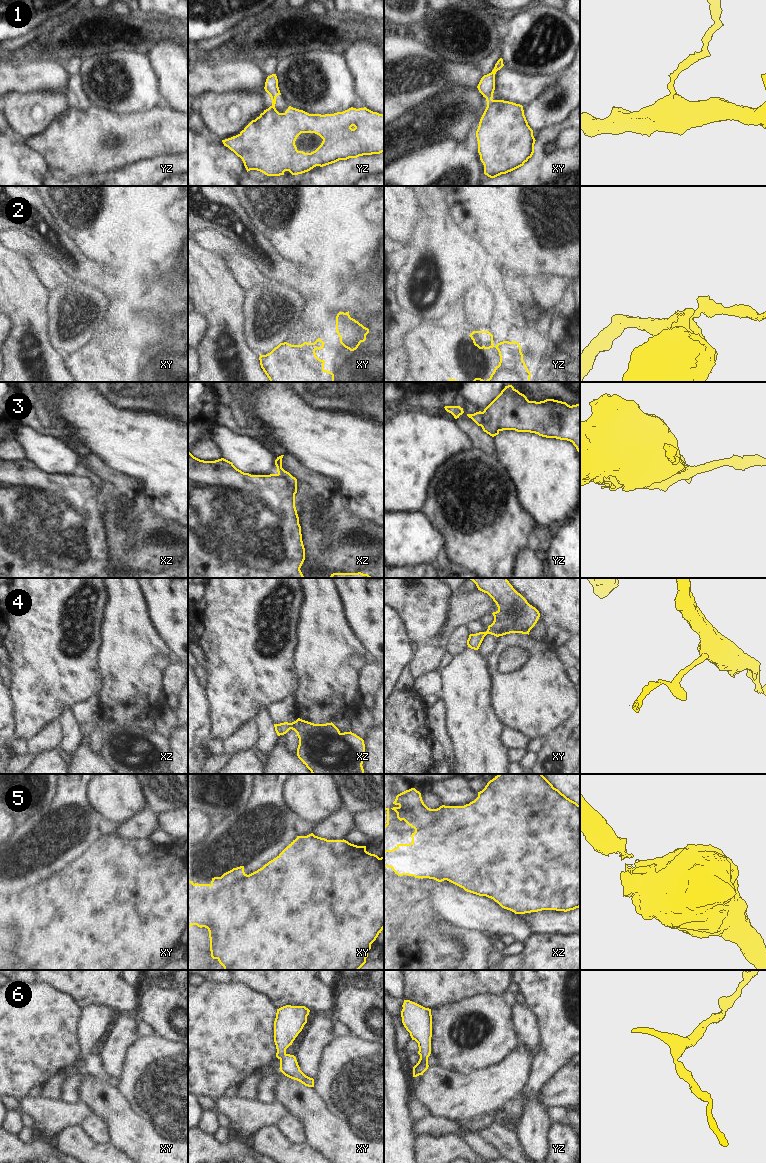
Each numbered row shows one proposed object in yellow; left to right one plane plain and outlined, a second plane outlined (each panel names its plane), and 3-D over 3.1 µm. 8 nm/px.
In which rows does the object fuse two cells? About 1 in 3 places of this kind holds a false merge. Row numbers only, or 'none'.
1, 3

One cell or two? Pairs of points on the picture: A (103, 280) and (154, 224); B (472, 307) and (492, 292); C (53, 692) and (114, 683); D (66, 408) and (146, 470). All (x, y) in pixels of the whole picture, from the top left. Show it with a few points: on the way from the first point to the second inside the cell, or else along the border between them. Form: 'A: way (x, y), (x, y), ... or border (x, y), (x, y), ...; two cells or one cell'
A: border (84, 255), (104, 268); two cells
B: way (477, 303), (487, 293); one cell
C: border (97, 662), (102, 675), (102, 686), (98, 694); two cells
D: way (86, 410), (126, 450); one cell

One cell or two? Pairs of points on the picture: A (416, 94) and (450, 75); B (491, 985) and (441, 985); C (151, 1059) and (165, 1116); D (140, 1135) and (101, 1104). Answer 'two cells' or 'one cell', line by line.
A: one cell
B: one cell
C: one cell
D: one cell

